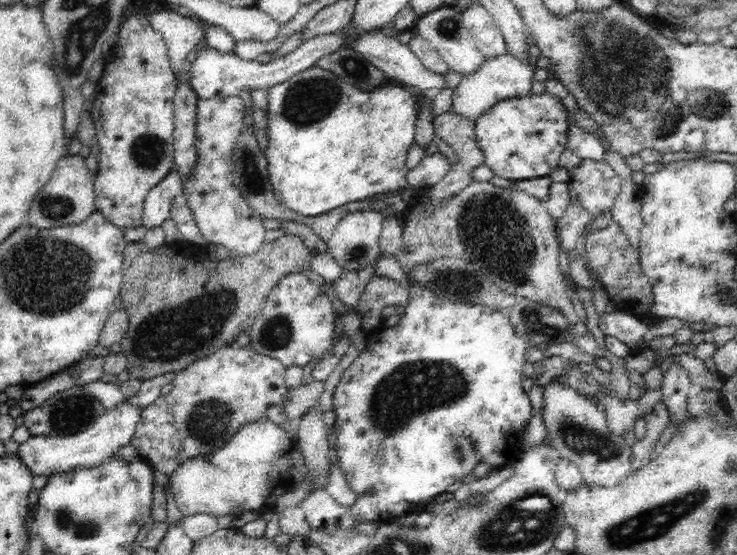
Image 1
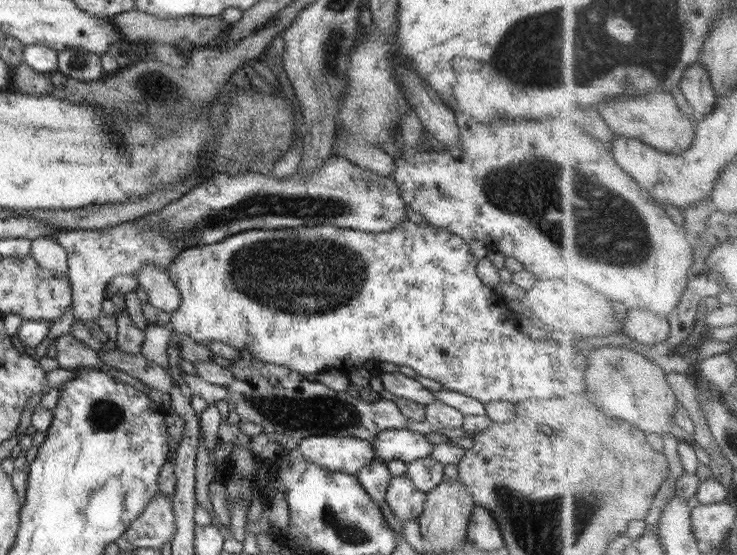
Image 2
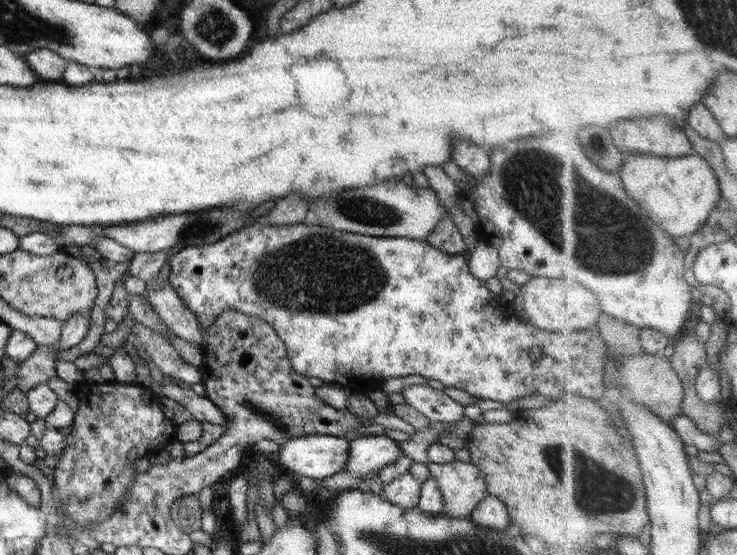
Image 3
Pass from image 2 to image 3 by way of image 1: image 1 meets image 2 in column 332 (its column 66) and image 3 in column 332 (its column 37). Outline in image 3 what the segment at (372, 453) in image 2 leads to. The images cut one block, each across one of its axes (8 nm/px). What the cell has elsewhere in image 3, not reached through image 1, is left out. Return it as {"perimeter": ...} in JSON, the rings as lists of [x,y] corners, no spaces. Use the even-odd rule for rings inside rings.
{"perimeter":[[[310,435],[288,439],[279,446],[276,461],[286,472],[323,480],[346,469],[348,445],[350,442],[341,436]]]}

